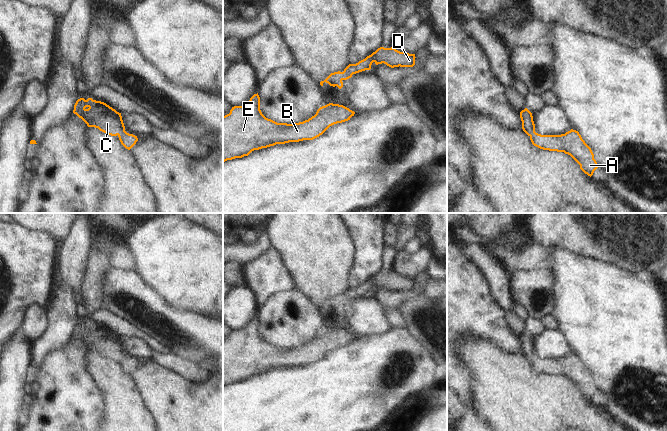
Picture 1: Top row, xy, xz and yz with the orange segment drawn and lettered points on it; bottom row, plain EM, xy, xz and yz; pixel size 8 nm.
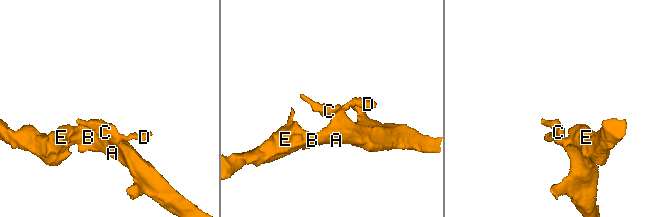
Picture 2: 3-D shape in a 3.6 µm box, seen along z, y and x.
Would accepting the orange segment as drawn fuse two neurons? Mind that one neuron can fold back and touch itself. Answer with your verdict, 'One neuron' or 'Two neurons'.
One neuron

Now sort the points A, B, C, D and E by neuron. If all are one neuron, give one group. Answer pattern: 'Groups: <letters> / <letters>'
Groups: A B C D E

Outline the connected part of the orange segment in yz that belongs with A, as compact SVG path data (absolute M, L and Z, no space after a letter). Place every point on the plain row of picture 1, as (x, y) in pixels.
M527 332L520 336L520 342L522 353L530 361L534 370L570 379L580 389L580 393L590 401L598 392L591 372L585 367L578 355L571 353L561 359L541 359L535 356L533 340Z

